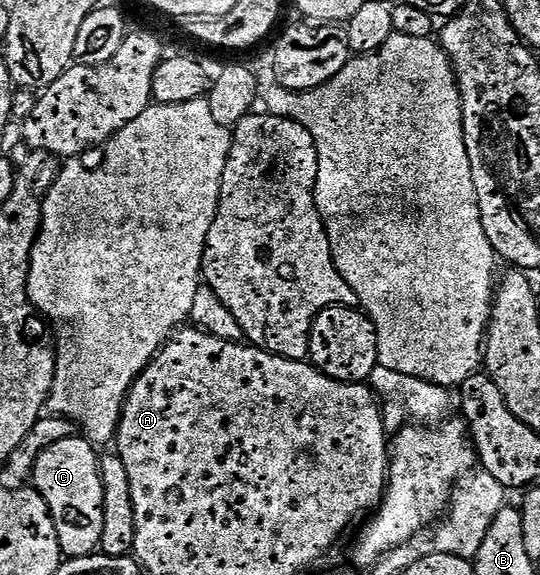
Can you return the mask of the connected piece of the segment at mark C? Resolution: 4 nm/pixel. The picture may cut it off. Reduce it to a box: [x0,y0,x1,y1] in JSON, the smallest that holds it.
[31,437,103,559]

